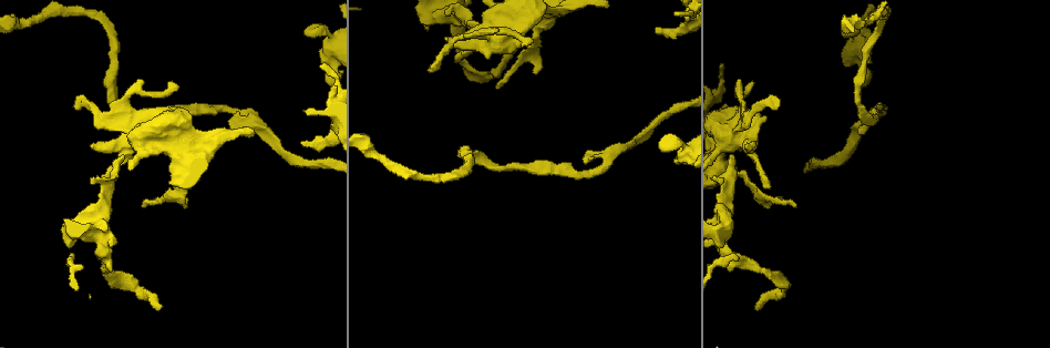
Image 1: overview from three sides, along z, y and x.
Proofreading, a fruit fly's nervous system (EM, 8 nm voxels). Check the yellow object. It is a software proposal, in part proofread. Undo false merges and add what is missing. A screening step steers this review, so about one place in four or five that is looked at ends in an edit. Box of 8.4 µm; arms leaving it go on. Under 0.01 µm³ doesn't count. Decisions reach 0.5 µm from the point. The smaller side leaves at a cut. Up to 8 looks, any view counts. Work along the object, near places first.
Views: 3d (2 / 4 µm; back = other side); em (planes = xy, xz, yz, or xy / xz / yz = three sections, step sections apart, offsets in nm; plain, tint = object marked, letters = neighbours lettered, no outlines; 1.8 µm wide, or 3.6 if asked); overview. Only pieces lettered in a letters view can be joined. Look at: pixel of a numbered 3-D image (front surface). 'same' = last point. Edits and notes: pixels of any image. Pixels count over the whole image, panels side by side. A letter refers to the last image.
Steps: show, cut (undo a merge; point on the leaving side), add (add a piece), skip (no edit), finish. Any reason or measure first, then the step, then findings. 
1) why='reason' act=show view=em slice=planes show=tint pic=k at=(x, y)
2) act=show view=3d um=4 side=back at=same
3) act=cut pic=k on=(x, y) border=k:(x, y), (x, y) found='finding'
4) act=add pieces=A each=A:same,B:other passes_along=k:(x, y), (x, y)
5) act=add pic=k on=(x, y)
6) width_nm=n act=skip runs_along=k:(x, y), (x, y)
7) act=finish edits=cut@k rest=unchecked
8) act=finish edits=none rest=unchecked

why='an open end' act=show view=3d um=2 pic=1 at=(309, 26)

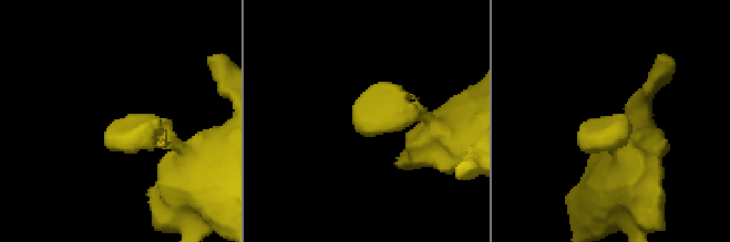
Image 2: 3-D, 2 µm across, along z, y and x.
why='now the EM' act=show view=em um=3.6 slice=planes show=plain pic=2 at=(116, 125)

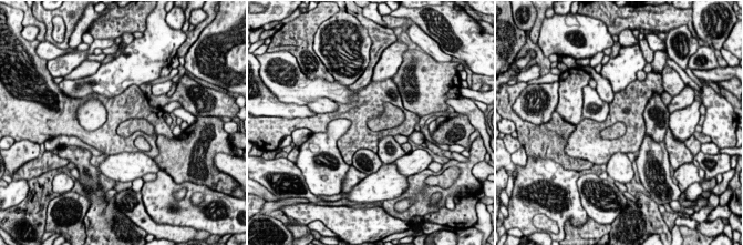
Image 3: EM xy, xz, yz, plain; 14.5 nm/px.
act=show view=em um=3.6 slice=planes show=letters at=same

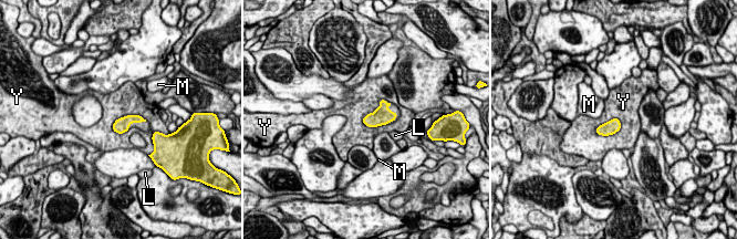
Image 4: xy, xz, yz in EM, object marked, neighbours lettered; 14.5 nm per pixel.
longest_contact=Y:500nm act=skip each=L:other,M:other,Y:other found='no lettered piece goes on from it'

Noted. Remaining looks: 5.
why='an open end' act=show view=em slice=planes show=letters pic=1 at=(304, 146)

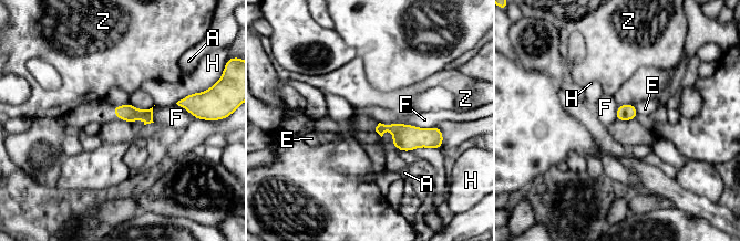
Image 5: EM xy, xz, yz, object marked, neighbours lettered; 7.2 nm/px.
act=skip each=A:other,E:other,F:other,H:other,Z:other border=5:(404, 123), (424, 128), (437, 126) found='no lettered piece goes on from it'

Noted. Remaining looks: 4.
why='sudden change in width' act=show view=3d um=2 pic=1 at=(126, 154)

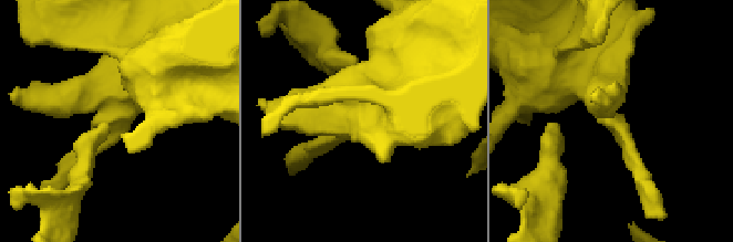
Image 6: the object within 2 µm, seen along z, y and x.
why='now the EM' act=show view=em slice=xz step=8 show=tint pic=6 at=(111, 121)

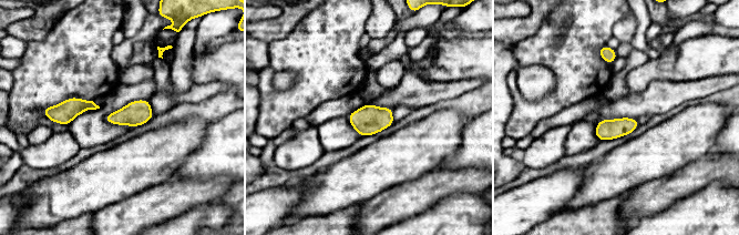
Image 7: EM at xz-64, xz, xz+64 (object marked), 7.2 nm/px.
act=show view=em slice=planes show=letters at=same

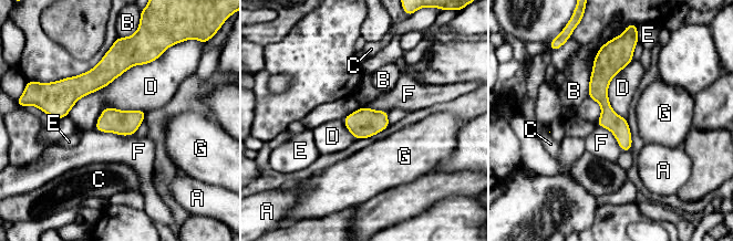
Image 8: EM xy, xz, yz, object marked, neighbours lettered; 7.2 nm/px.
longest_contact=D:800nm act=skip each=A:other,B:other,C:other,D:other,E:other,F:other,G:other border=8:(94, 128), (120, 135), (135, 134) found='all the same neuron'

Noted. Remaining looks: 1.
act=finish edits=none rest=unchecked

